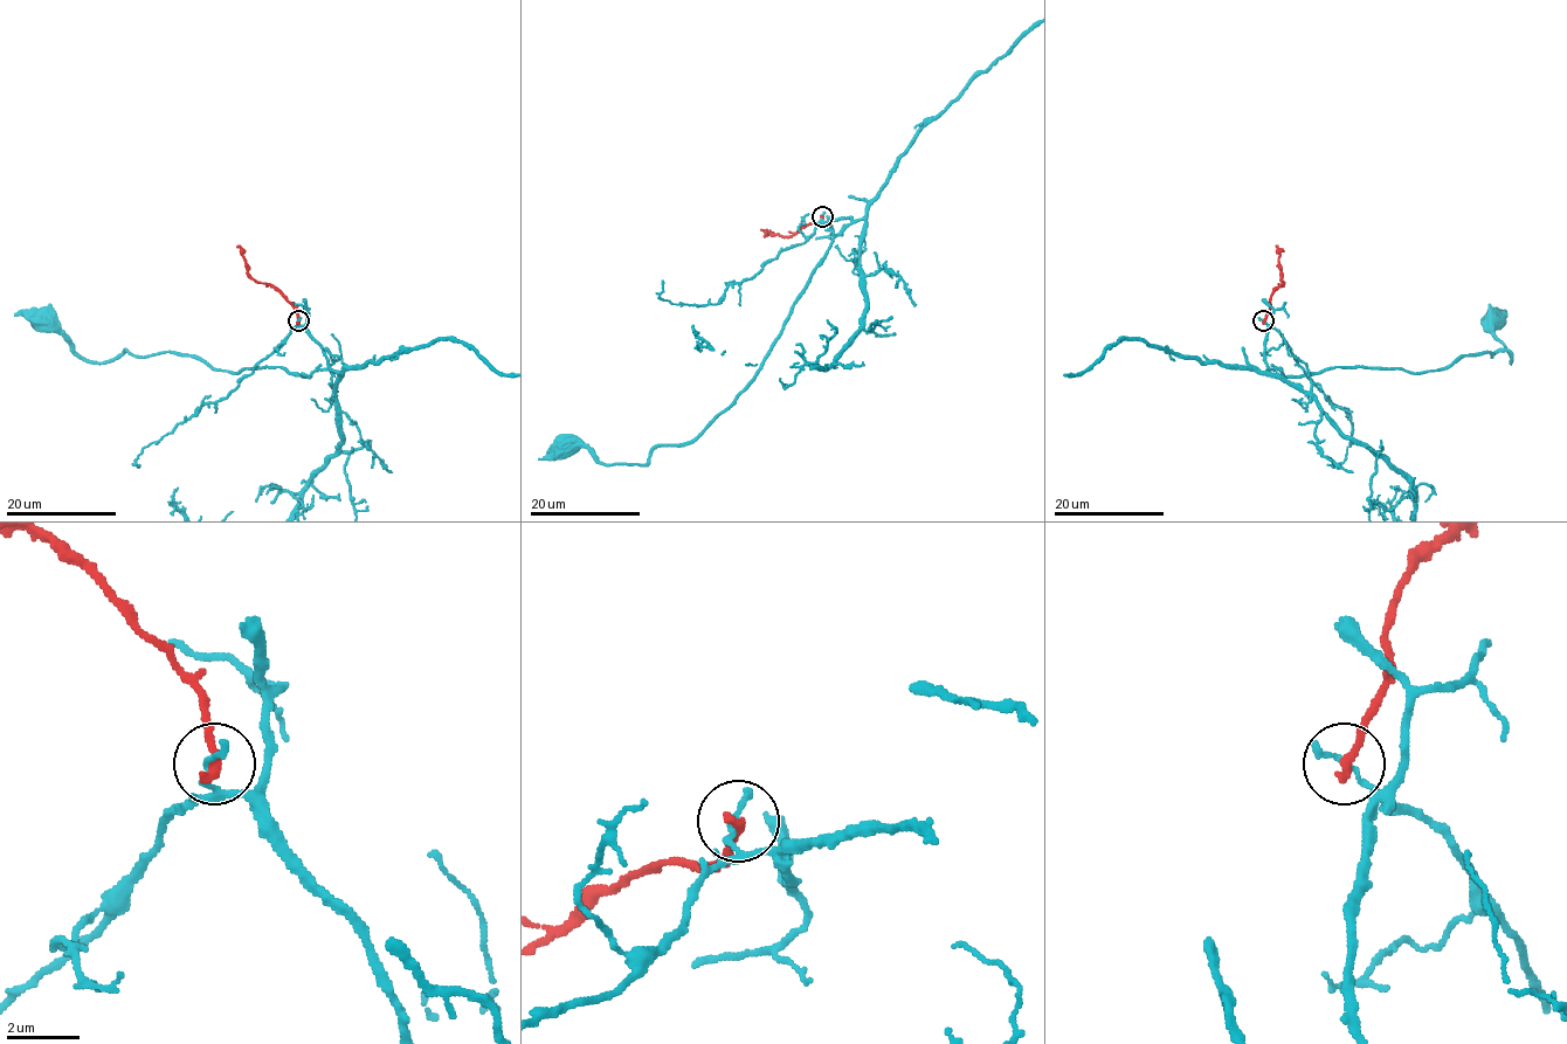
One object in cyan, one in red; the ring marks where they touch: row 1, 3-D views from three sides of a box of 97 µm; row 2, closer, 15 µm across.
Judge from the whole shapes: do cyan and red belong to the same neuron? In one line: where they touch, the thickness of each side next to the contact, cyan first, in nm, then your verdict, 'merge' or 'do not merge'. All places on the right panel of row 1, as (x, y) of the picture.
at (1263, 320); 180 nm thick on the cyan side, 300 nm on the other; do not merge

